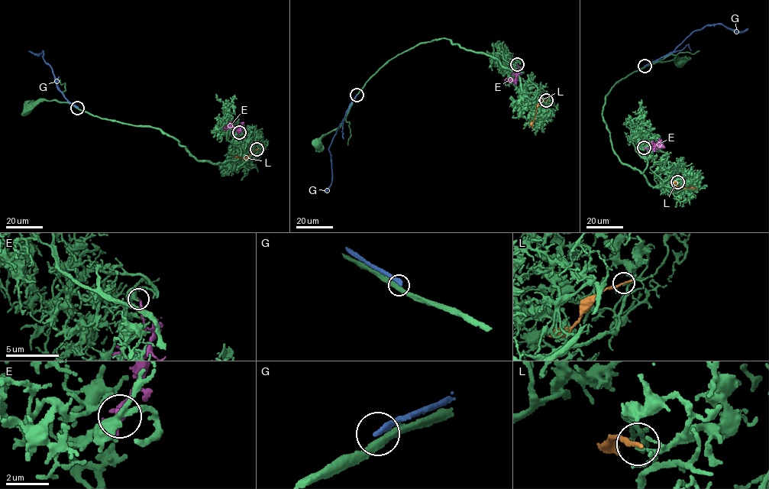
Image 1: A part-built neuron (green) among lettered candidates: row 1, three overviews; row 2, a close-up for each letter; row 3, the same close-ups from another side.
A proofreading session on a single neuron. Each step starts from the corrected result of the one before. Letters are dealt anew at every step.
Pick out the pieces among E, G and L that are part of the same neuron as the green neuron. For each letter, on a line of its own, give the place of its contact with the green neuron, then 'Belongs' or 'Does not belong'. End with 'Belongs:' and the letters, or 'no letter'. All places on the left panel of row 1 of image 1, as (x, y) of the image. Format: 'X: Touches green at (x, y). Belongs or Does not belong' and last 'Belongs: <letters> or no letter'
E: Touches green at (239, 132). Belongs
G: Touches green at (77, 108). Does not belong
L: Touches green at (256, 149). Does not belong
Belongs: E

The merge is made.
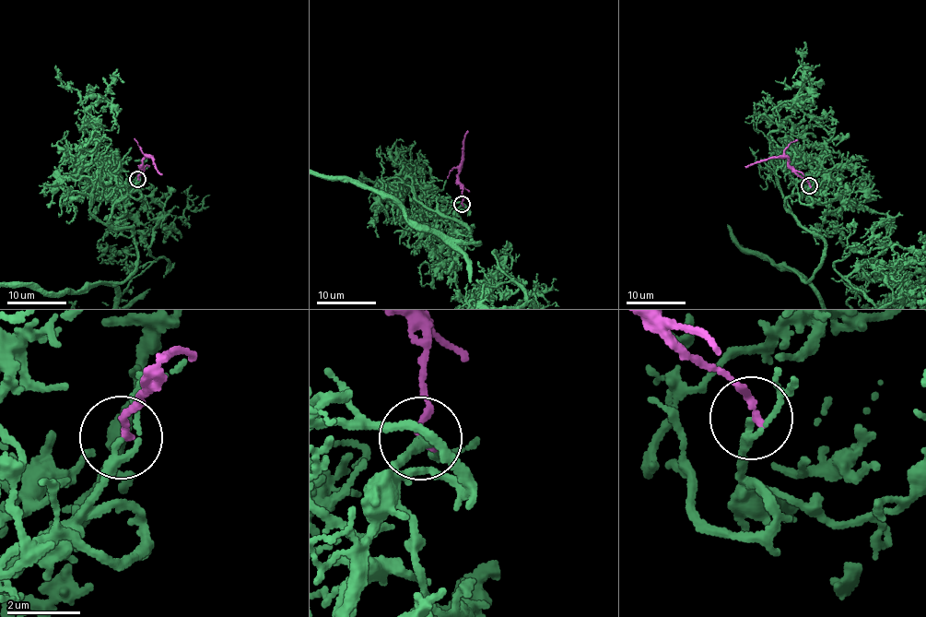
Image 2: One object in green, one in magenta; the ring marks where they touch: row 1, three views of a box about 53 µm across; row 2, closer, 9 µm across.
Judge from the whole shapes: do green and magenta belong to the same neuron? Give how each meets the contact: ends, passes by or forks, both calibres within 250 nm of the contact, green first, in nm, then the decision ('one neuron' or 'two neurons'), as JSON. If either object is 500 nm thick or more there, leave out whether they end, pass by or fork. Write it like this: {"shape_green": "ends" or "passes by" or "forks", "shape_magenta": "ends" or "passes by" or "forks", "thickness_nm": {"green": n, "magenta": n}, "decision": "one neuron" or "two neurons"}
{"shape_green": "passes by", "shape_magenta": "ends", "thickness_nm": {"green": 170, "magenta": 170}, "decision": "two neurons"}

